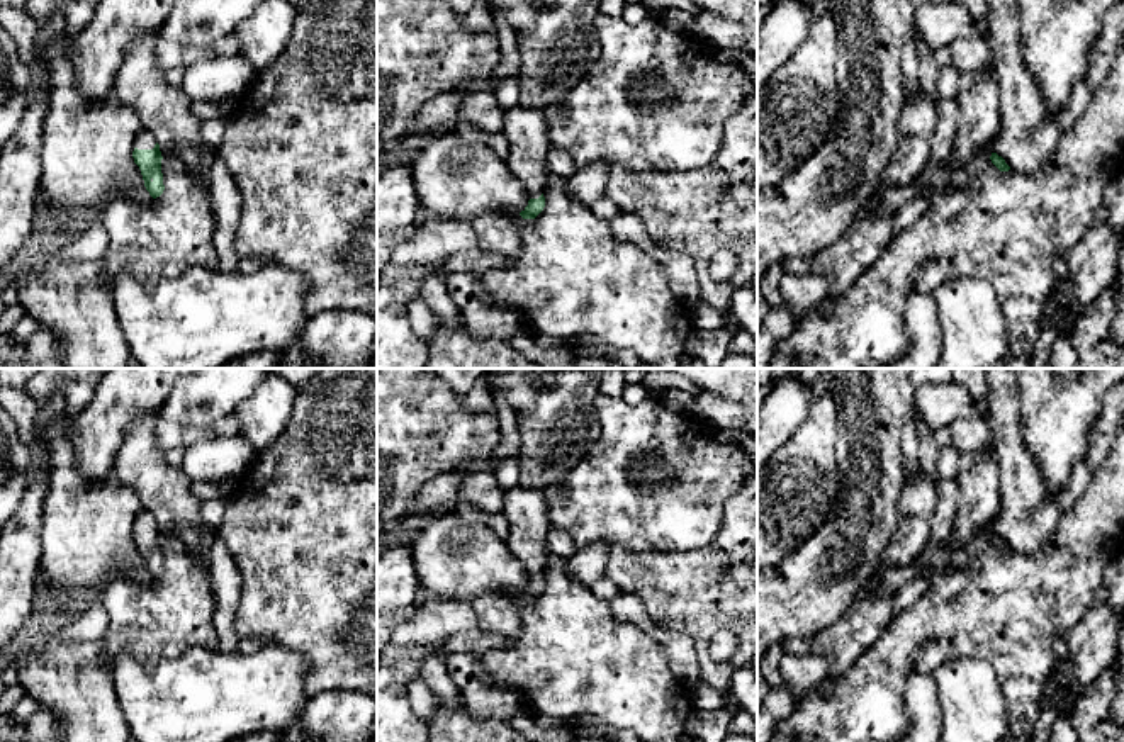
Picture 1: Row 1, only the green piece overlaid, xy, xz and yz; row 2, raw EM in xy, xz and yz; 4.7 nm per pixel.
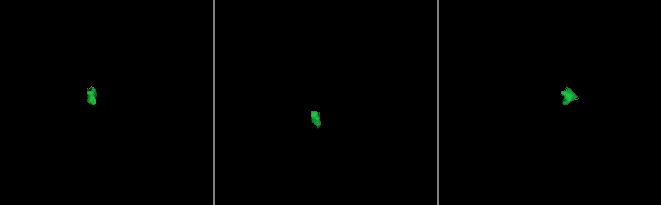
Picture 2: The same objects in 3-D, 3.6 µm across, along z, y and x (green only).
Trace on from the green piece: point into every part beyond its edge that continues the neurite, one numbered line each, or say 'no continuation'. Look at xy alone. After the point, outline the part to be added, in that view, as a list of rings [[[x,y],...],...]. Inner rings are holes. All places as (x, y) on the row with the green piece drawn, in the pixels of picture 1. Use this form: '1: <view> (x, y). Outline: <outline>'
1: xy (145, 140). Outline: [[[144,127],[136,138],[134,148],[138,149],[153,149],[158,139]]]

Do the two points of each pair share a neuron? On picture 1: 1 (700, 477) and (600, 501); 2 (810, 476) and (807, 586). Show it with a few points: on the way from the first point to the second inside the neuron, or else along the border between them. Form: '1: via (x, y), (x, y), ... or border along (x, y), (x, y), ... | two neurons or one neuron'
1: via (674, 488), (652, 498), (625, 498) | one neuron
2: border along (832, 505), (827, 520), (780, 564) | two neurons

